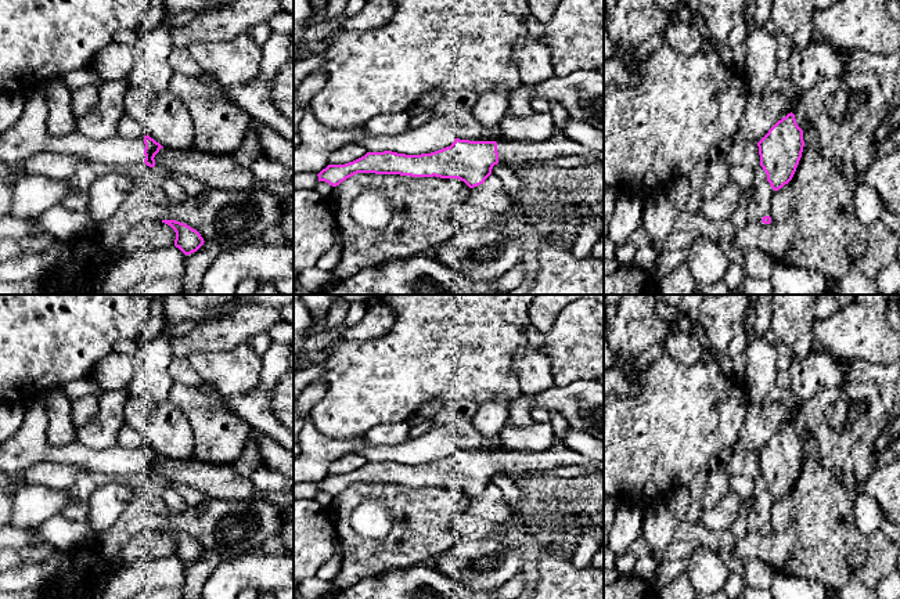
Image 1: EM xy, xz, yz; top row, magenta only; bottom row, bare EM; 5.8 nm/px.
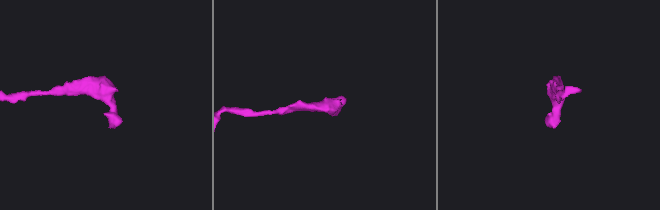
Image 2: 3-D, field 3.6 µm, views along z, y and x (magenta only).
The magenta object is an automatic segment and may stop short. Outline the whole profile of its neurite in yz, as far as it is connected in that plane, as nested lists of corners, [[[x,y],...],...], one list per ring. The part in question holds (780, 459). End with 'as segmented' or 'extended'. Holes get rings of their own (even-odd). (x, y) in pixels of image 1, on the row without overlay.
[[[791,422],[778,430],[757,452],[760,476],[774,501],[788,494],[802,468],[804,451],[803,440]]] | as segmented

